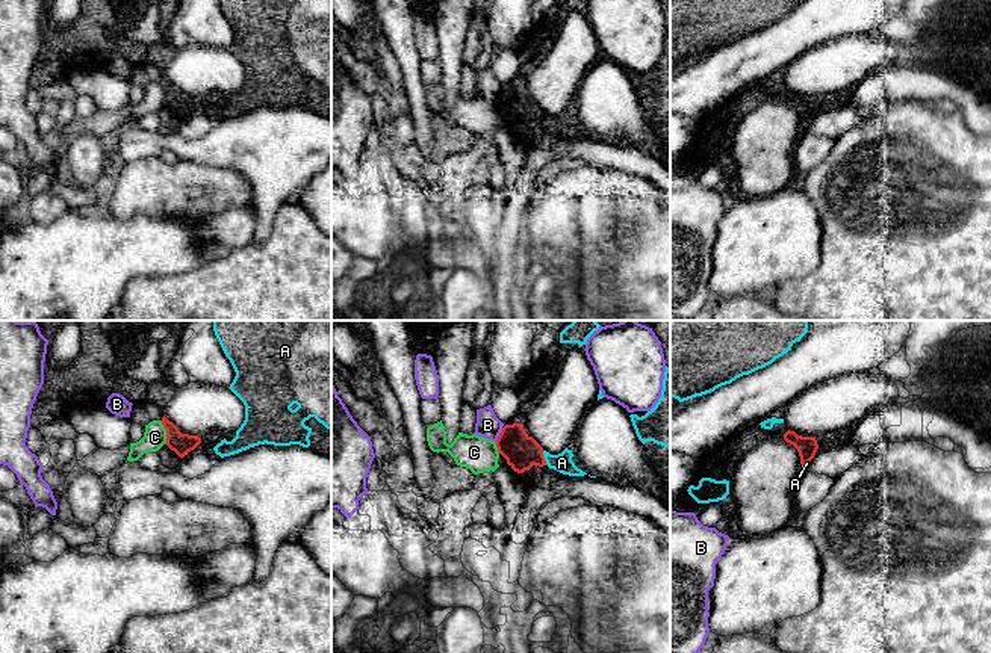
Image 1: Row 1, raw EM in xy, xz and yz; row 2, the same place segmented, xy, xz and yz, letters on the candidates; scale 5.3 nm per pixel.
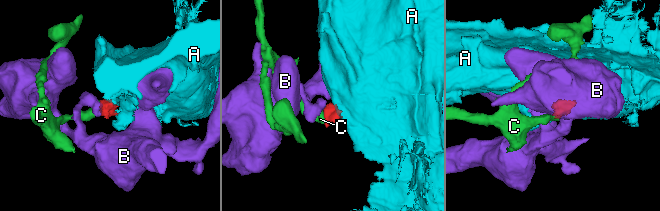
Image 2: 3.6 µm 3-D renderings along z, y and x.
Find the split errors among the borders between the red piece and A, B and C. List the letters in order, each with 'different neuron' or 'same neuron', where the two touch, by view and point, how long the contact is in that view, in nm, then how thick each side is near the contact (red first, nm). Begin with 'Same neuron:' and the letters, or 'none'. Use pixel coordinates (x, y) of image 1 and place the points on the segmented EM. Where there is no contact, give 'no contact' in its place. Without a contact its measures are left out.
Same neuron: A
A: same neuron; contact xz (543, 458); length 90 nm; calibres 180 and 100 nm
B: different neuron; contact xz (500, 436); length 90 nm; calibres 180 and 130 nm
C: different neuron; contact xy (167, 433); length 130 nm; calibres 110 and 120 nm

